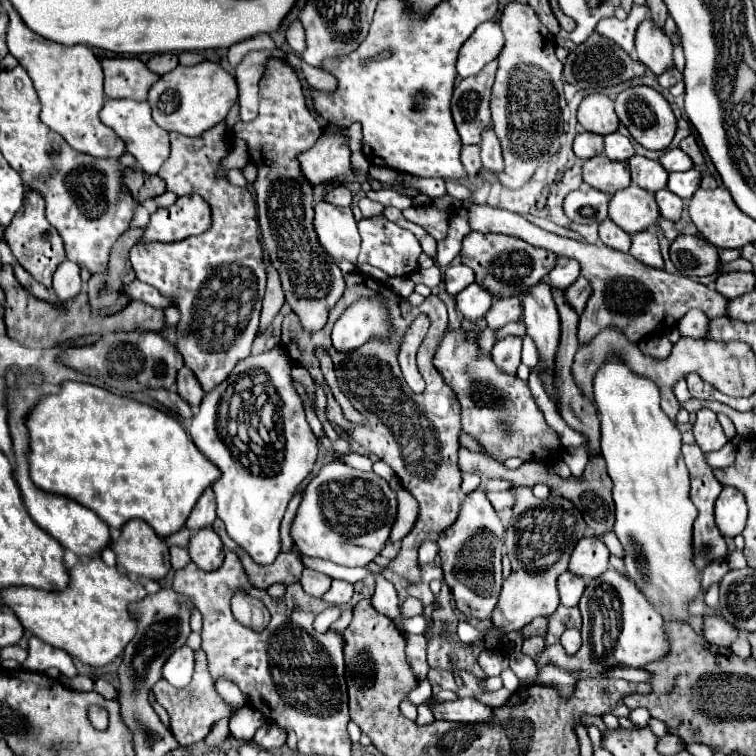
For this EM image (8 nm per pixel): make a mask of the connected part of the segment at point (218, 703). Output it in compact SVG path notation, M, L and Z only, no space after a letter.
M196 651L196 671L194 671L194 677L192 677L190 685L176 691L172 685L168 685L164 679L160 679L152 687L152 693L156 697L156 703L160 703L168 711L172 733L174 733L174 737L180 745L194 745L194 743L202 741L216 721L220 721L224 717L232 717L232 713L238 711L238 707L228 705L218 695L218 691L214 687L214 681L212 681L212 675L208 673L204 651Z

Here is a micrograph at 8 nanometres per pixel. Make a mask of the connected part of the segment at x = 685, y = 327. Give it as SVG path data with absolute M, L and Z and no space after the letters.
M690 309L678 323L678 331L686 337L704 339L708 335L708 317L700 309Z

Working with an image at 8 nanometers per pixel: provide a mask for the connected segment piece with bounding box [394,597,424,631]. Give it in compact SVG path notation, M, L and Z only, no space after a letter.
M406 597L406 601L400 605L400 615L394 619L394 623L398 625L400 631L404 631L404 621L410 617L416 617L422 613L422 601L414 599L414 597Z

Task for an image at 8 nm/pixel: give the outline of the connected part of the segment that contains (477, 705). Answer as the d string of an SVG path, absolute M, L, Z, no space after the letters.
M430 699L430 709L436 719L444 721L462 721L462 723L482 723L492 721L492 707L476 699L456 699L456 701L436 701Z

